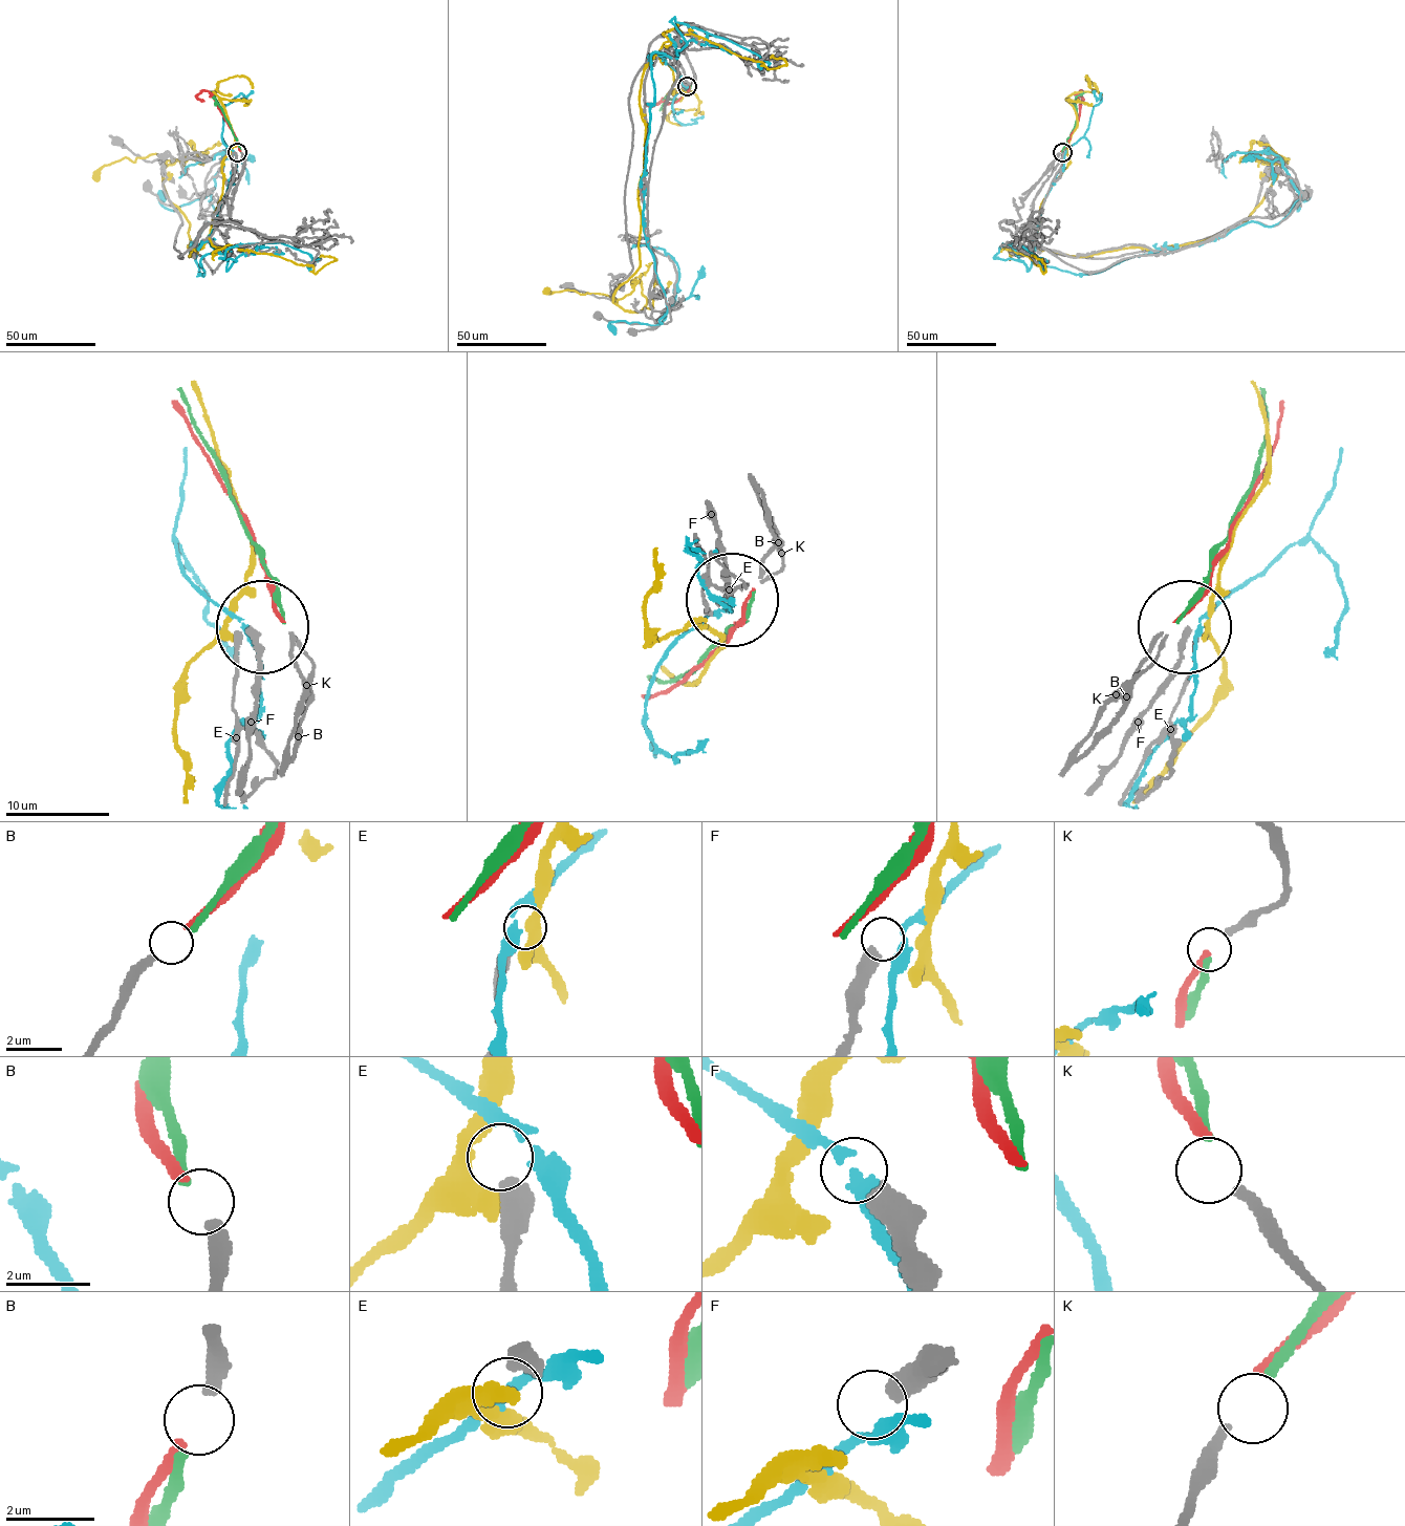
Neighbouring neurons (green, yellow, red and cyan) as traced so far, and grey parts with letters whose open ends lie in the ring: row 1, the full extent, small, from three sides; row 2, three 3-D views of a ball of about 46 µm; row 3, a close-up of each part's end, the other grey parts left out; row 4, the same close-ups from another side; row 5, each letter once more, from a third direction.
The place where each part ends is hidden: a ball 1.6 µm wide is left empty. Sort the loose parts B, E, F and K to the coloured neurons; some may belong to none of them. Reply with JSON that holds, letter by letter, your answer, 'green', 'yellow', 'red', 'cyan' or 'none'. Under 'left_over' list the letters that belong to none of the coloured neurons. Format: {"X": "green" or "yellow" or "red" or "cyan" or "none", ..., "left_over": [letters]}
{"B": "red", "E": "none", "F": "none", "K": "green", "left_over": ["E", "F"]}

